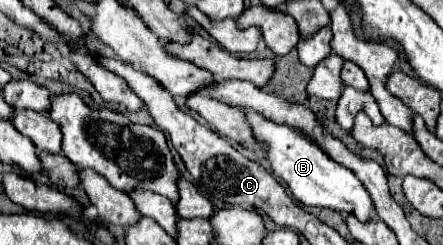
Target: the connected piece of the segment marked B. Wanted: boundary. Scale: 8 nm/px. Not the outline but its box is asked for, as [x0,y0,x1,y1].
[247,111,379,221]

